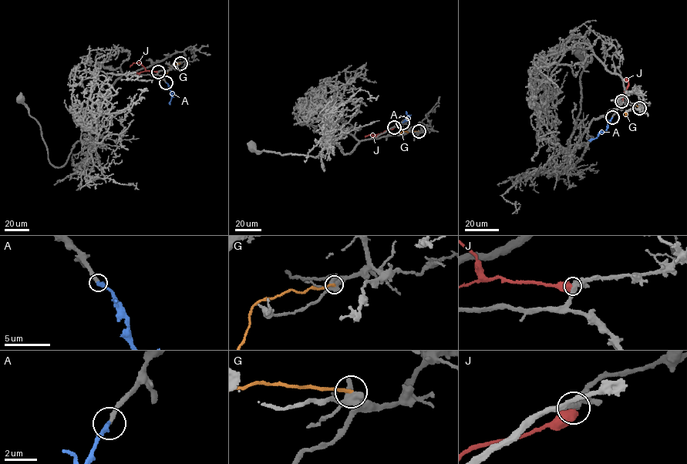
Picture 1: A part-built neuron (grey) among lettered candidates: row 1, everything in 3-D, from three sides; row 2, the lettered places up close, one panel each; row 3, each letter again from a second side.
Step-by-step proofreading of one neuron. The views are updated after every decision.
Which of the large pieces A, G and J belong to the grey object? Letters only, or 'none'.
A

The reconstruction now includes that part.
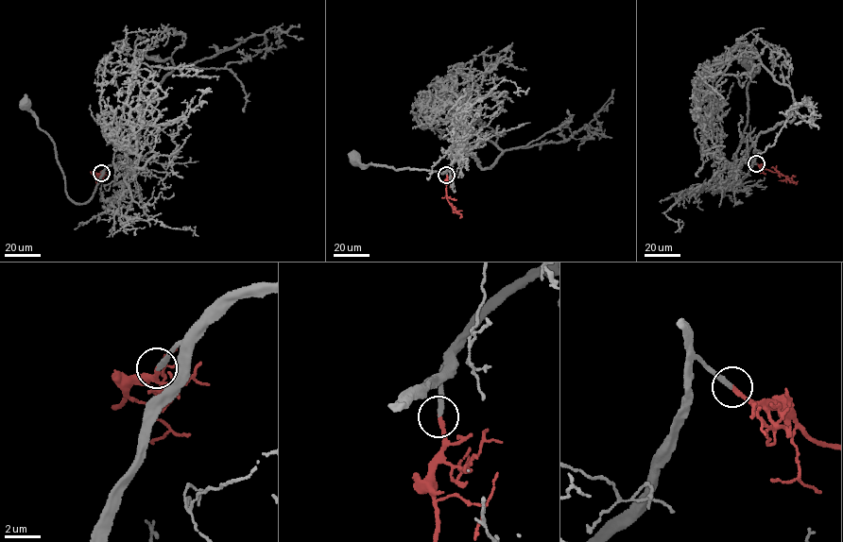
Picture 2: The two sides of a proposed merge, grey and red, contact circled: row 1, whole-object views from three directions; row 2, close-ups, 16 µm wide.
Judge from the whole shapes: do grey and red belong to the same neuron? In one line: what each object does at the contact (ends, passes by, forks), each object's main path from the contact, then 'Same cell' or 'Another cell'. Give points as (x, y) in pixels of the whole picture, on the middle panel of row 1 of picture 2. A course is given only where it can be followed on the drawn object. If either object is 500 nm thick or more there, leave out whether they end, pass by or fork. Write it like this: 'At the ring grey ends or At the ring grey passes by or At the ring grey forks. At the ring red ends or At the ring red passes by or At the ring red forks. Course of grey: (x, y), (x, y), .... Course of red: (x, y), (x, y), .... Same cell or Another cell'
At the ring grey ends. At the ring red ends. Course of grey: (446, 175), (447, 169), (442, 174), (408, 167), (396, 170), (392, 166), (371, 163), (366, 165), (354, 158). Course of red: (446, 175), (446, 198), (460, 217). Same cell

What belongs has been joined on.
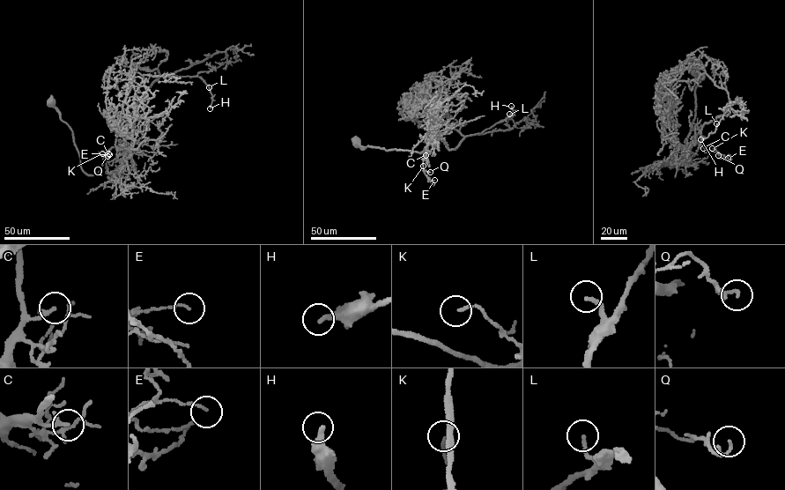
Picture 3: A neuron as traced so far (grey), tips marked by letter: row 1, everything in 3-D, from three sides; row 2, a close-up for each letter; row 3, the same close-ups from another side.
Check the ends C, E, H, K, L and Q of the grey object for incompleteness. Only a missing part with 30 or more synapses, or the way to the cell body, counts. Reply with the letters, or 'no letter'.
C

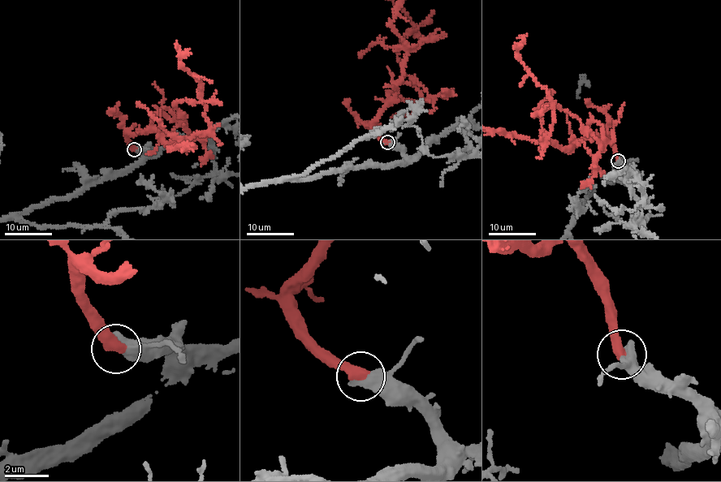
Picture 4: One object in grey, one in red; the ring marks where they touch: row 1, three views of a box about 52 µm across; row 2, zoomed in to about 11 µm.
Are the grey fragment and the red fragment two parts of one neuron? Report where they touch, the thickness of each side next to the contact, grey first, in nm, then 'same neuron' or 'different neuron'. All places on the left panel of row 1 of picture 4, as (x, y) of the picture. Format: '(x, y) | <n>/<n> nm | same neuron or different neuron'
(134, 149) | 700/500 nm | same neuron

